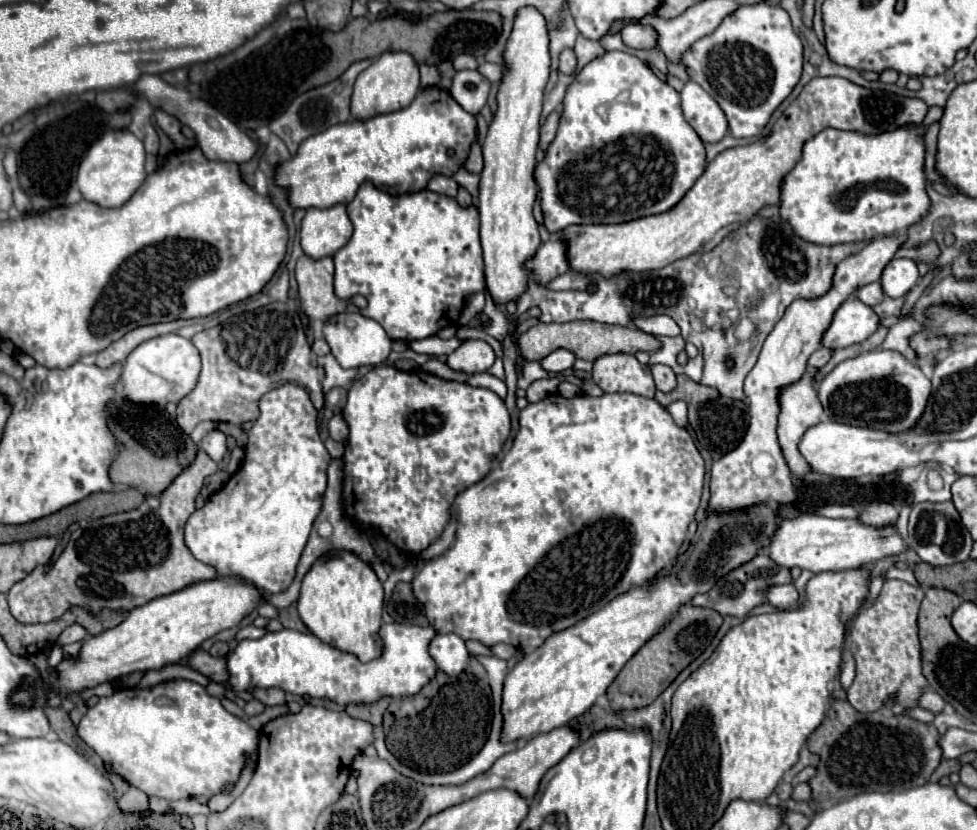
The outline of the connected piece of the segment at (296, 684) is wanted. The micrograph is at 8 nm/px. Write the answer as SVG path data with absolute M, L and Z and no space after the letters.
M383 623L379 629L381 639L381 655L369 663L361 663L353 653L339 651L337 647L321 641L313 633L301 633L295 629L281 629L277 633L265 633L261 639L245 639L241 641L235 651L227 657L227 669L229 669L229 683L235 691L247 691L255 687L279 687L285 693L291 695L309 695L315 699L327 699L341 707L345 705L371 705L385 697L399 699L399 697L411 697L431 681L437 673L437 665L433 657L429 655L429 643L431 637L435 637L433 627L419 627L419 625L401 625L401 623Z

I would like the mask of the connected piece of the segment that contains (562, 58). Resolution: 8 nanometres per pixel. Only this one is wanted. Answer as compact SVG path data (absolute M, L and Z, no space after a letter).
M563 49L561 55L559 55L559 71L569 75L569 73L573 73L575 65L577 65L577 59L575 59L573 49Z

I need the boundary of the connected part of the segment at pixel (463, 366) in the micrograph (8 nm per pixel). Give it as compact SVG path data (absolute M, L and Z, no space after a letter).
M467 339L459 345L459 349L455 349L449 355L447 365L451 369L459 369L473 375L473 373L487 371L493 365L493 361L495 361L495 353L487 341Z

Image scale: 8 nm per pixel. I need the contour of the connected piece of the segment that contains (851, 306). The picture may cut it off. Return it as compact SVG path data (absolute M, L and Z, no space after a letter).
M843 301L835 311L831 325L821 337L821 345L827 349L841 349L853 343L865 341L879 327L879 317L871 307L861 301Z

